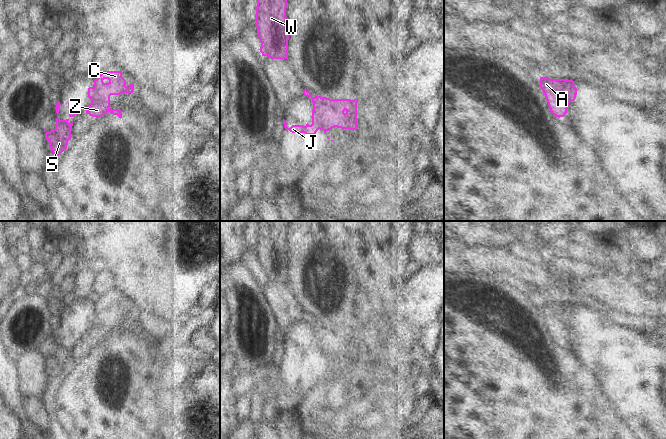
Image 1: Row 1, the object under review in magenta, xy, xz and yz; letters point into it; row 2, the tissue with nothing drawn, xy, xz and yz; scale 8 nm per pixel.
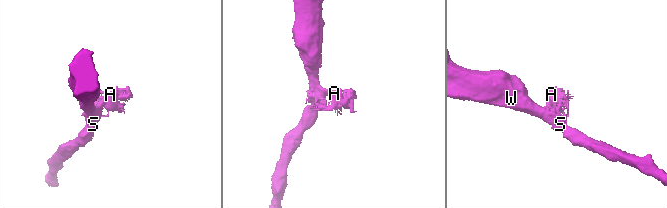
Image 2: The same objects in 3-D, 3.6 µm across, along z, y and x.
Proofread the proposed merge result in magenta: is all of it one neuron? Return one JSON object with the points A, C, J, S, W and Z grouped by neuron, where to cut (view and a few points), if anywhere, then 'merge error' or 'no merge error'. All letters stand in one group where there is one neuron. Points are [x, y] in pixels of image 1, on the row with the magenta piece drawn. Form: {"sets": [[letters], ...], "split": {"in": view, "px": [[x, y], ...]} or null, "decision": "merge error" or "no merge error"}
{"sets": [["A", "C", "Z"], ["J", "S", "W"]], "split": {"in": "xz", "px": [[313, 106], [320, 128]]}, "decision": "merge error"}

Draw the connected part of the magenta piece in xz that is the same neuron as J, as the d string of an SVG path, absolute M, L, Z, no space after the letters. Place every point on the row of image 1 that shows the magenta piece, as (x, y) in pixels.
M313 107L312 110L312 124L309 125L308 123L303 125L292 125L290 128L287 127L286 121L283 119L283 124L286 130L289 130L292 133L305 133L306 135L315 135L316 132L320 129L317 111Z

